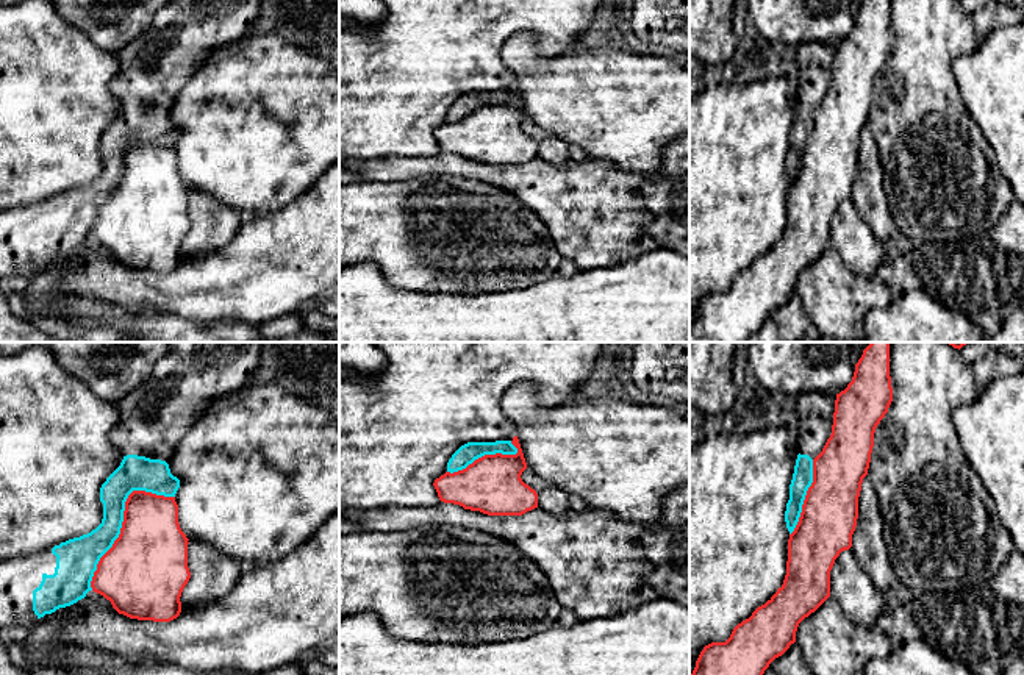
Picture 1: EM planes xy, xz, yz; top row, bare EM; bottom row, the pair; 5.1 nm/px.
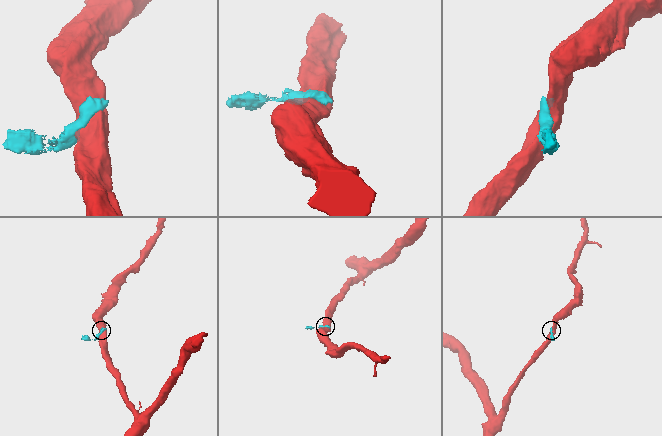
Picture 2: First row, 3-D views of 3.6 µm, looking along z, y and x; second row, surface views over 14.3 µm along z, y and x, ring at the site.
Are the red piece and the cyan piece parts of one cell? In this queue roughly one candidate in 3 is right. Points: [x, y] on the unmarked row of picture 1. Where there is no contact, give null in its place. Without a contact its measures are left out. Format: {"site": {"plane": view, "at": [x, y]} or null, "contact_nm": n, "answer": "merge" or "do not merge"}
{"site": {"plane": "xy", "at": [124, 171]}, "contact_nm": 650, "answer": "do not merge"}

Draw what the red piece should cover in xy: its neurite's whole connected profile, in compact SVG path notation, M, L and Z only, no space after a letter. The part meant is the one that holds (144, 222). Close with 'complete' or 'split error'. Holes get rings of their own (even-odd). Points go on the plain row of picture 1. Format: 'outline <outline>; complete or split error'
outline M133 141L124 161L119 188L100 208L91 238L130 269L170 272L181 262L181 242L191 228L188 192L178 173L175 147Z; complete

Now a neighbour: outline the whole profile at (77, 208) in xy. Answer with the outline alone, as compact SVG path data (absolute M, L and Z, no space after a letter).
M169 0L155 14L150 28L116 55L119 72L111 81L111 91L124 109L100 138L102 173L88 184L33 206L0 211L0 278L31 278L45 264L70 256L92 241L97 214L120 184L128 145L145 141L175 147L180 130L170 123L167 111L178 89L208 53L249 34L260 12L261 0Z

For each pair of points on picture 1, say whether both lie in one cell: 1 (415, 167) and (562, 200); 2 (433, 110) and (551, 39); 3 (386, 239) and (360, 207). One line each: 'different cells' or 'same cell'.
1: same cell
2: same cell
3: same cell

